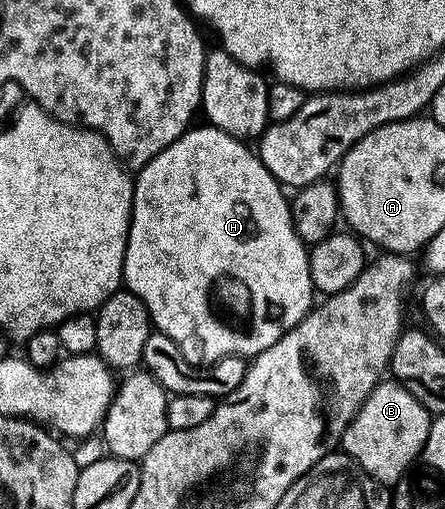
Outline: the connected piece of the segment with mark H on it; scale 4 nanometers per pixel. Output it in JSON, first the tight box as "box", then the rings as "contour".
{"box":[123,124,314,364],"contour":[[[203,124],[195,130],[189,128],[182,137],[174,140],[154,160],[138,171],[132,187],[132,223],[124,253],[123,285],[131,290],[148,310],[151,325],[161,334],[179,344],[184,353],[197,363],[204,364],[217,358],[255,356],[270,348],[286,332],[290,332],[307,316],[314,305],[314,287],[310,276],[309,247],[300,239],[294,228],[292,208],[285,187],[262,164],[259,153],[241,139],[222,132],[211,124]]]}

